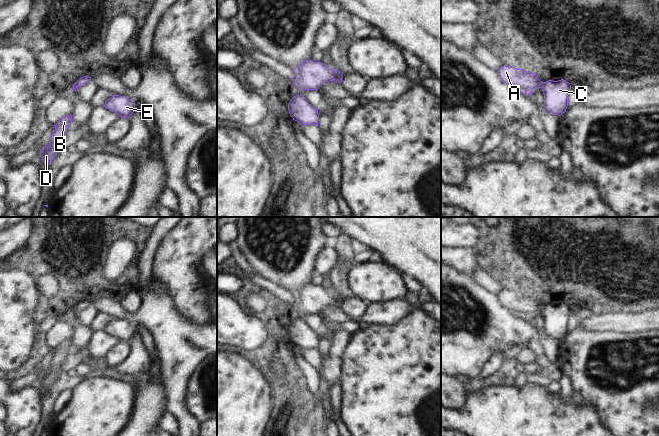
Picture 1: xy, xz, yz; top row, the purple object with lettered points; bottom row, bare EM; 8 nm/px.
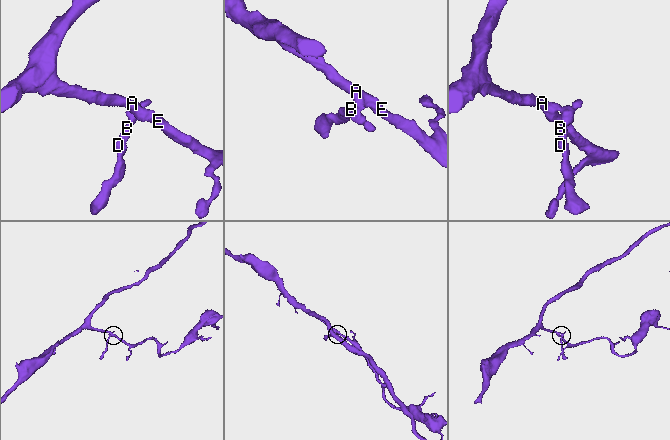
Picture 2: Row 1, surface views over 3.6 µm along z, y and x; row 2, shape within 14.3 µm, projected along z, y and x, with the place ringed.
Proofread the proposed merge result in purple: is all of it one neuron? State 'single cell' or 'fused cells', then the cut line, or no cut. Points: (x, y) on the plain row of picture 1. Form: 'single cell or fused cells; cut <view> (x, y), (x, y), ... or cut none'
fused cells; cut yz (544, 306), (541, 311)

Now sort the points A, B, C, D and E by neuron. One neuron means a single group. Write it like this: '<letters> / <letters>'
A E / B C D

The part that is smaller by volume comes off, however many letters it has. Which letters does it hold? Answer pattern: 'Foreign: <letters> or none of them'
Foreign: B, C, D

